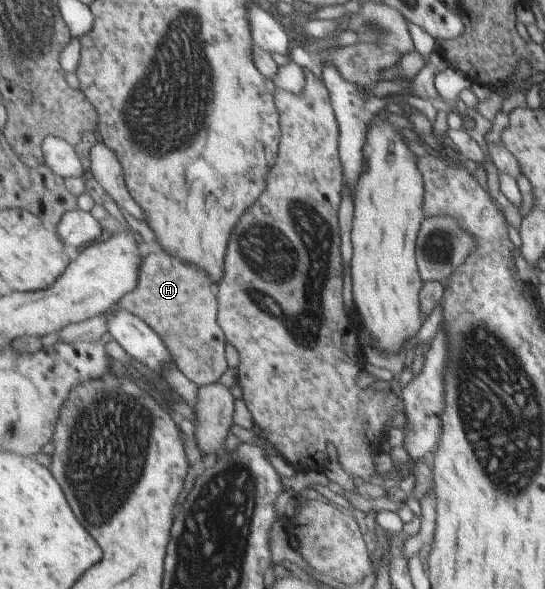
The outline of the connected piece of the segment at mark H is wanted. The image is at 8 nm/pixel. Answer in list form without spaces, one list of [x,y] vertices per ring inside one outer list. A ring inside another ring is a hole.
[[[161,250],[146,257],[139,272],[137,287],[123,296],[112,312],[64,327],[58,332],[57,342],[98,342],[100,336],[108,331],[107,318],[118,309],[126,309],[155,329],[170,346],[177,367],[202,388],[218,383],[222,374],[228,370],[227,336],[217,319],[219,308],[218,283],[214,283],[200,267],[185,263]]]

